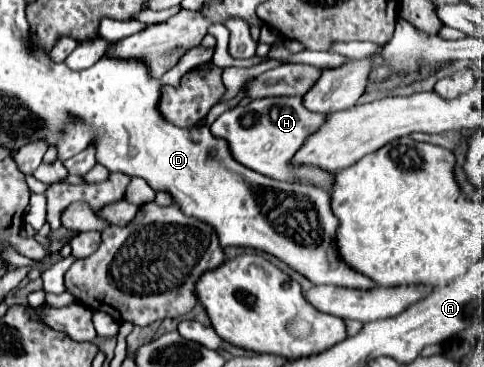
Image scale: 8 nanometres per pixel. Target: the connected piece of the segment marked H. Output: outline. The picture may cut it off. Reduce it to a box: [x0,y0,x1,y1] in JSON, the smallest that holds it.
[210,98,326,180]

